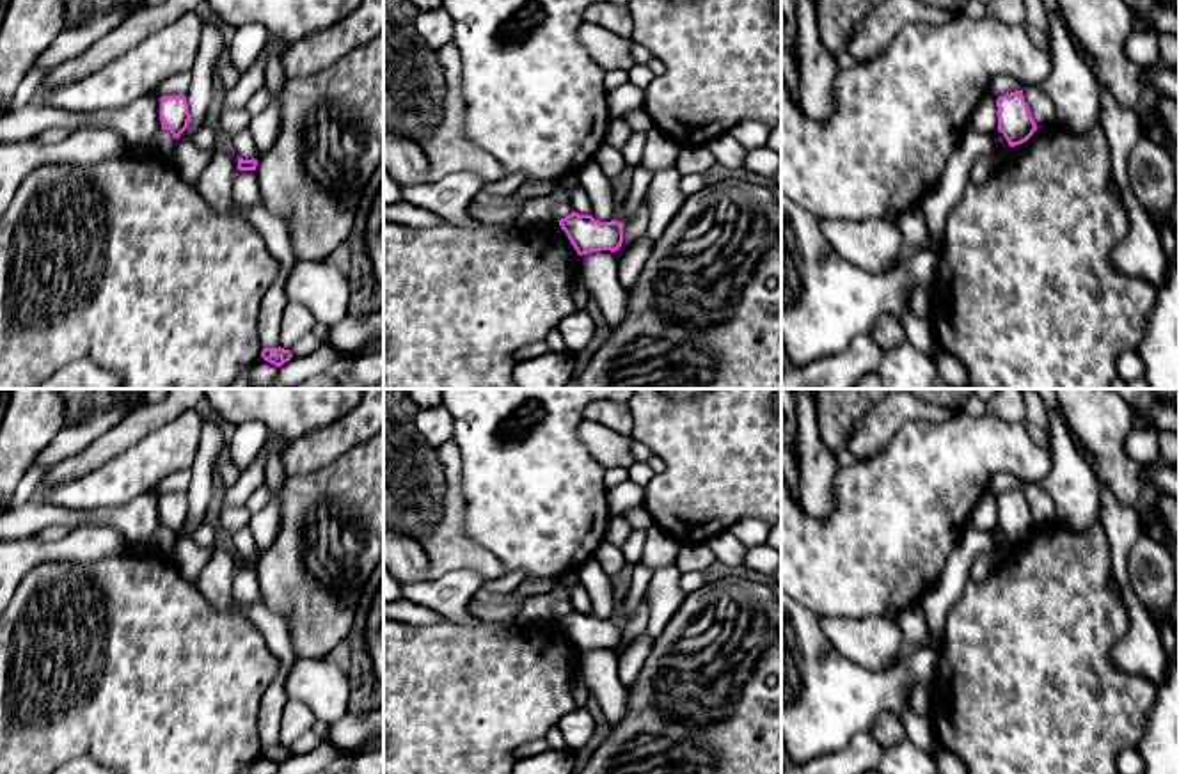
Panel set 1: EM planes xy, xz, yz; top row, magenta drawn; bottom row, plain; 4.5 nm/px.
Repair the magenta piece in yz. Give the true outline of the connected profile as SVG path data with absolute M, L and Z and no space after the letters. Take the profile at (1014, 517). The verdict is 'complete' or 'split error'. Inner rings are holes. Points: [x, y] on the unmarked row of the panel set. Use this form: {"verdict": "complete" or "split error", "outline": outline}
{"verdict": "complete", "outline": "M1016 488L996 497L998 529L1003 531L1009 543L1026 540L1039 525L1032 515L1030 504L1025 499L1023 488Z"}

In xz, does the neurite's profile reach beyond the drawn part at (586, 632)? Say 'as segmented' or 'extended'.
as segmented

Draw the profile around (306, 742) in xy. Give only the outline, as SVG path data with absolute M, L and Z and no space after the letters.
M307 731L307 733L300 735L300 737L289 746L289 749L291 749L293 754L305 754L305 753L311 753L313 749L316 749L318 744L320 744L320 740L321 740L321 738L320 738L318 735L314 735L313 731Z

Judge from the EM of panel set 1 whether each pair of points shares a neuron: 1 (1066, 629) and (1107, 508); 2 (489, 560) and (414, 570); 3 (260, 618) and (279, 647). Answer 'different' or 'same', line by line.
1: different
2: different
3: same

